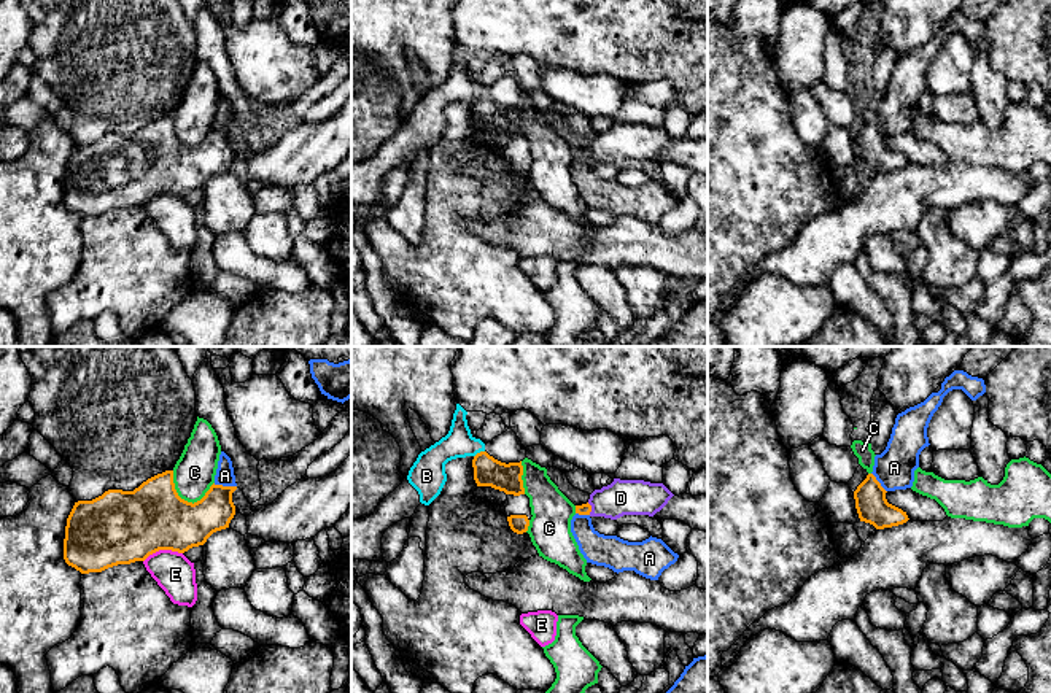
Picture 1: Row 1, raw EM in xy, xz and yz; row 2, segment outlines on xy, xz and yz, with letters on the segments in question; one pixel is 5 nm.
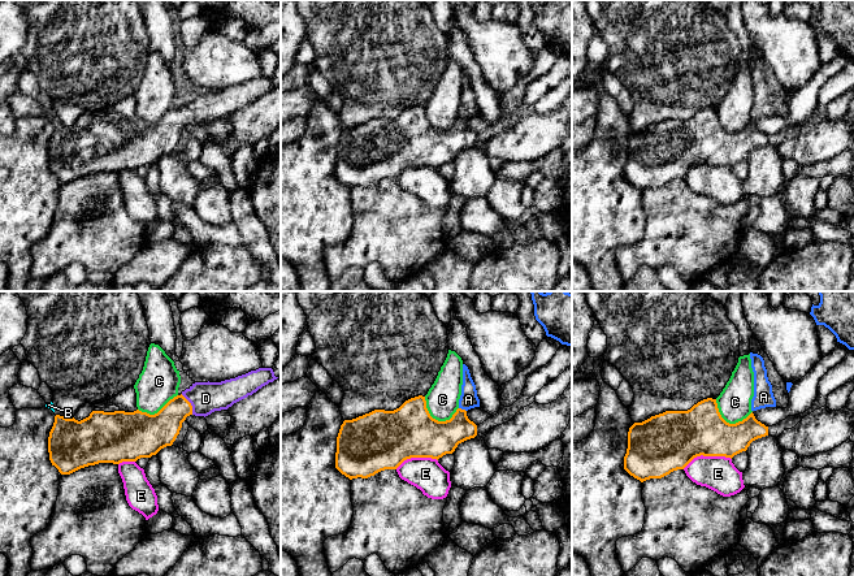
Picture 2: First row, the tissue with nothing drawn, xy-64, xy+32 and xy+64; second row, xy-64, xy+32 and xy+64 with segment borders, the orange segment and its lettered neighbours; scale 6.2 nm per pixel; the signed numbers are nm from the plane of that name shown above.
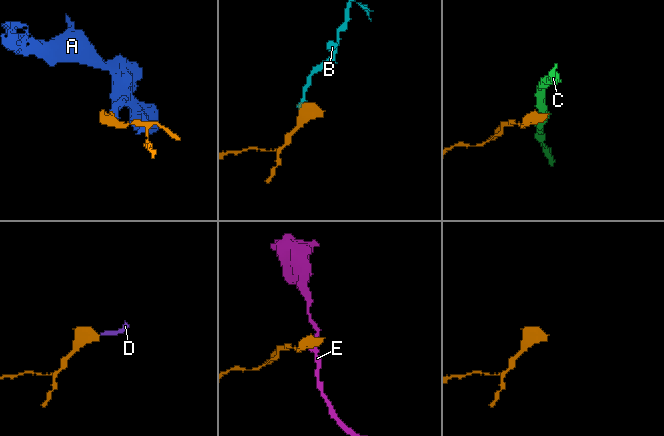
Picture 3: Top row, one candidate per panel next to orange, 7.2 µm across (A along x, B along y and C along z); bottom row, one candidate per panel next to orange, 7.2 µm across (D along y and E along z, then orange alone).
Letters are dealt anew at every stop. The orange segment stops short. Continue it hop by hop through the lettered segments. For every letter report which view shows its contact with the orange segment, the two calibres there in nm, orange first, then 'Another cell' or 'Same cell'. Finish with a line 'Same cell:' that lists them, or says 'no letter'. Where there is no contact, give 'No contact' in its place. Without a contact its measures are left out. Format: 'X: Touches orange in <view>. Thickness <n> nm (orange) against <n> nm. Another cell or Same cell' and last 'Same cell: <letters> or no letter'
A: Touches orange in xy. Thickness 200 nm (orange) against 100 nm. Another cell
B: Touches orange in xz. Thickness 140 nm (orange) against 150 nm. Another cell
C: Touches orange in xy. Thickness 340 nm (orange) against 220 nm. Another cell
D: Touches orange in xz. Thickness 60 nm (orange) against 180 nm. Same cell
E: Touches orange in xy. Thickness 360 nm (orange) against 200 nm. Another cell
Same cell: D

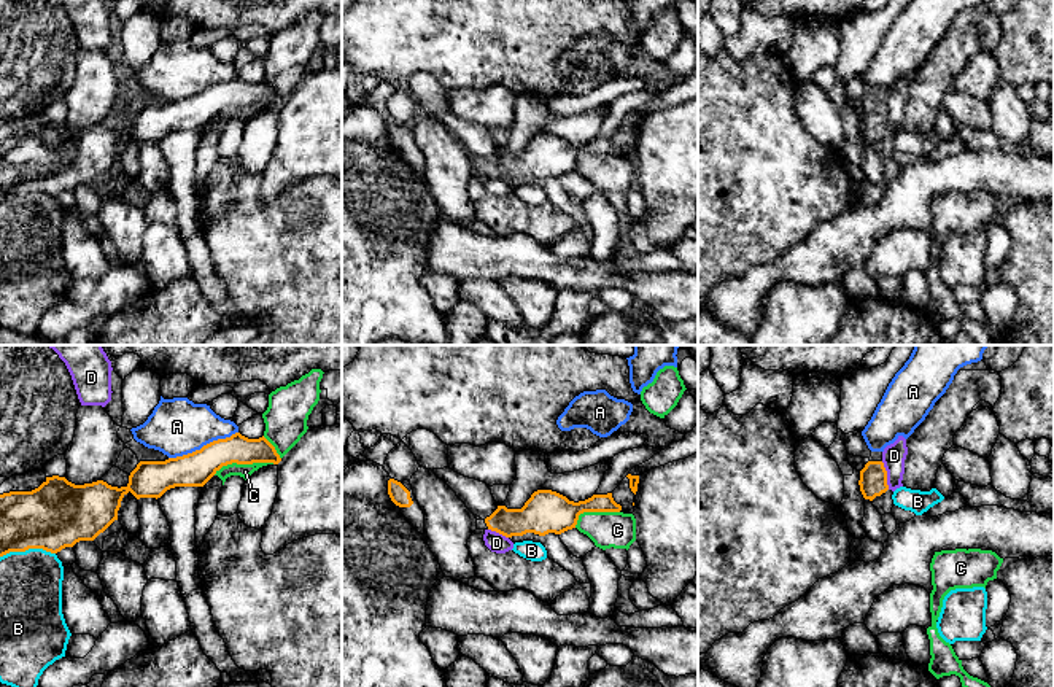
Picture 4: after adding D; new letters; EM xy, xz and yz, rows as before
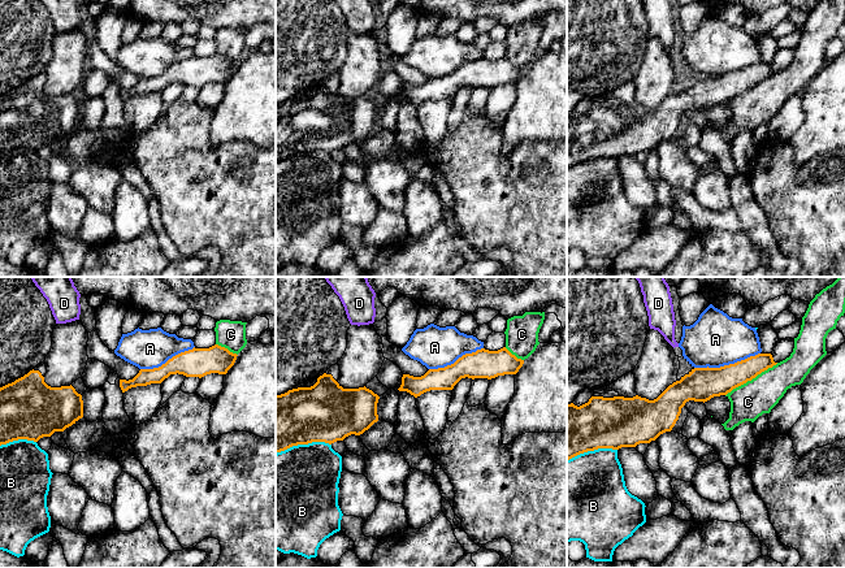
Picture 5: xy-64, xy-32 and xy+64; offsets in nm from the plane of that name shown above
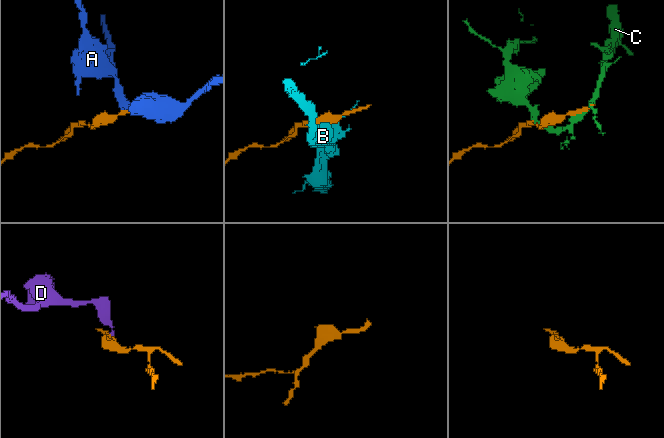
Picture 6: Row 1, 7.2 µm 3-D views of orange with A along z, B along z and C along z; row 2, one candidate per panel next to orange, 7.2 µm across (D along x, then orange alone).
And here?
A: Touches orange in xy. Thickness 180 nm (orange) against 300 nm. Another cell
B: Touches orange in xy. Thickness 340 nm (orange) against 320 nm. Another cell
C: Touches orange in xy. Thickness 170 nm (orange) against 70 nm. Another cell
D: Touches orange in yz. Thickness 140 nm (orange) against 120 nm. Another cell
Same cell: no letter

